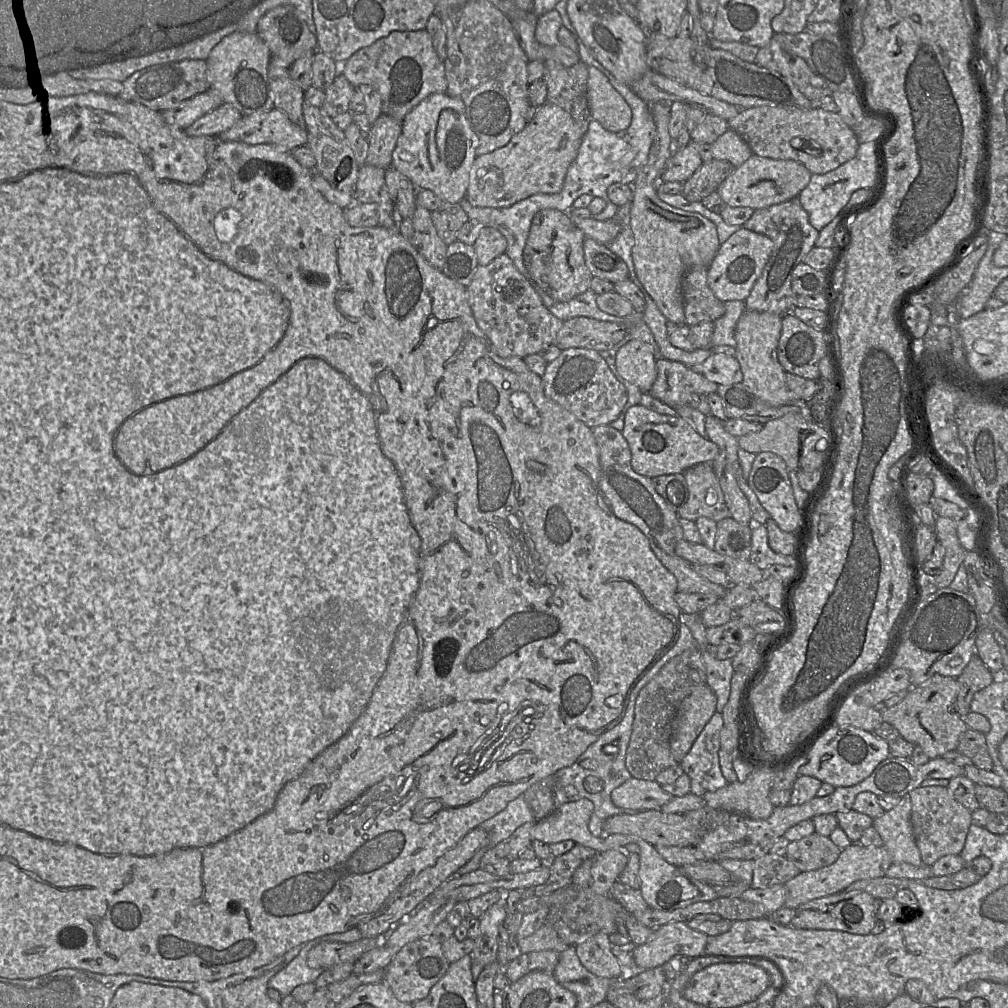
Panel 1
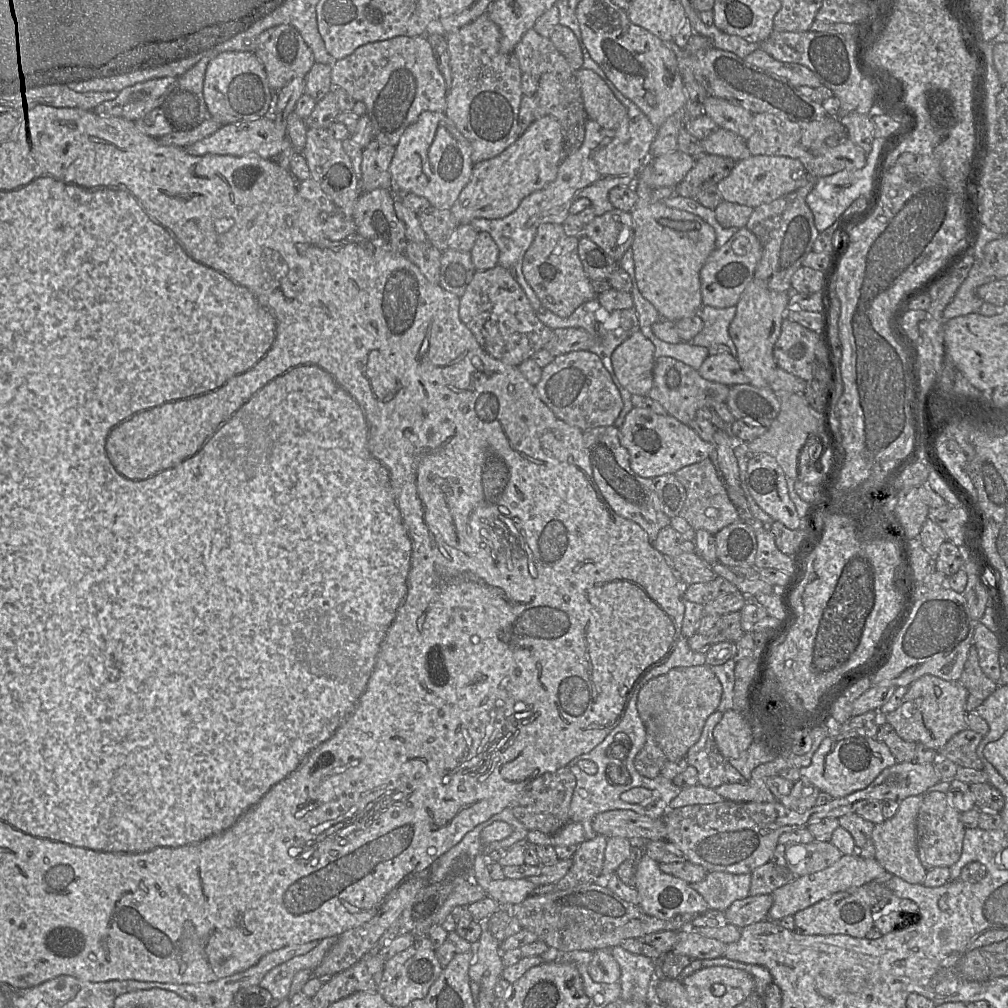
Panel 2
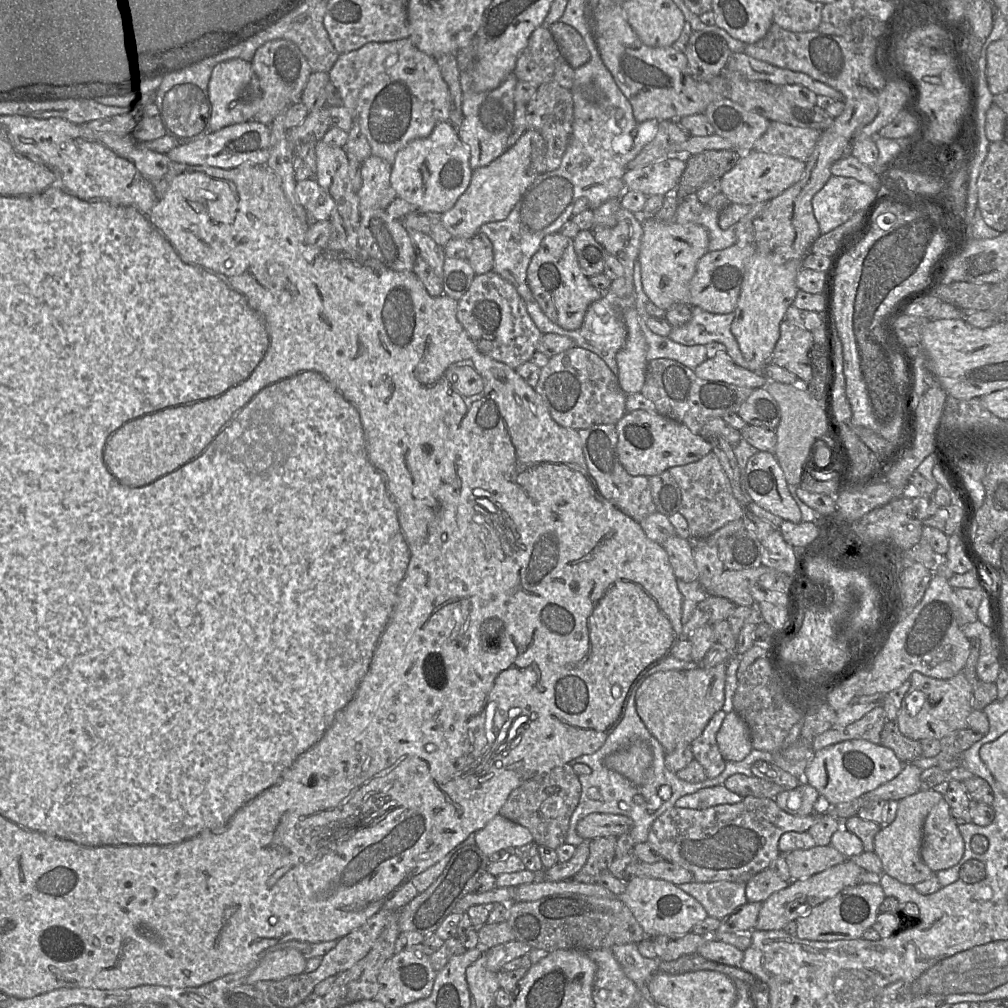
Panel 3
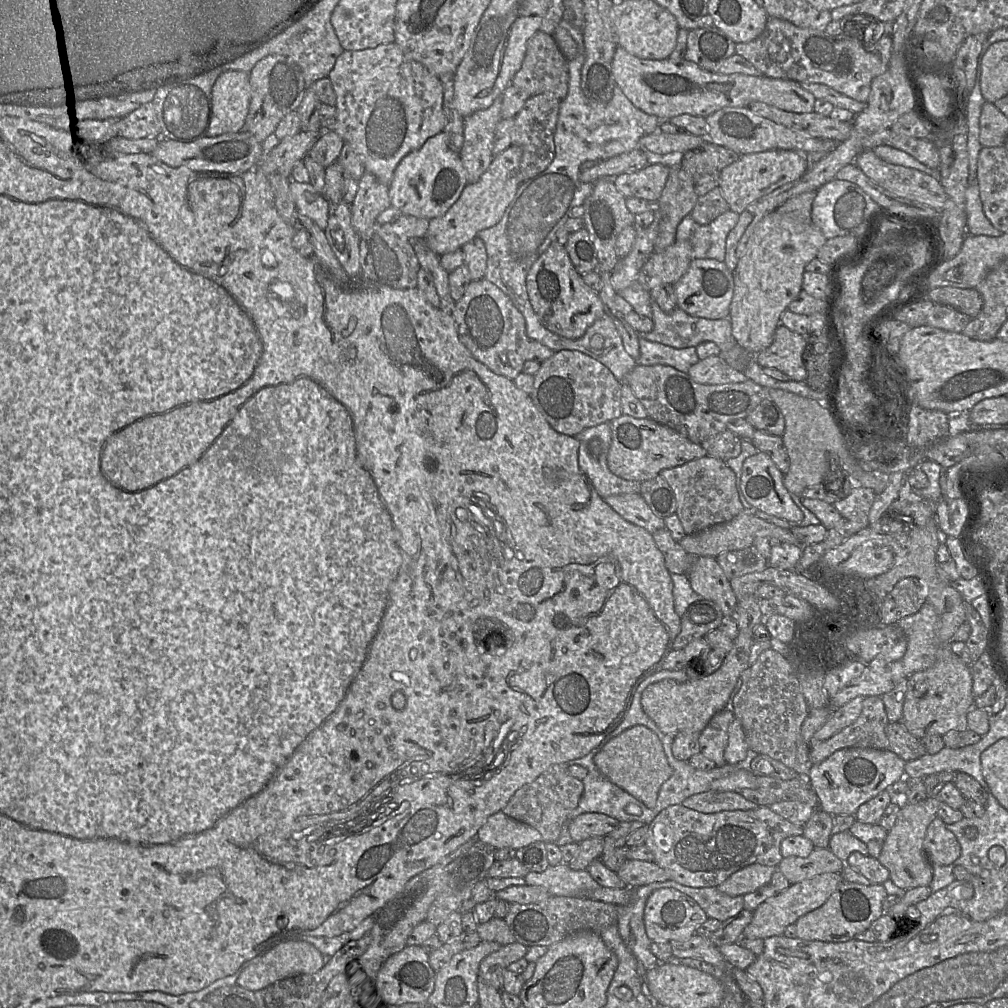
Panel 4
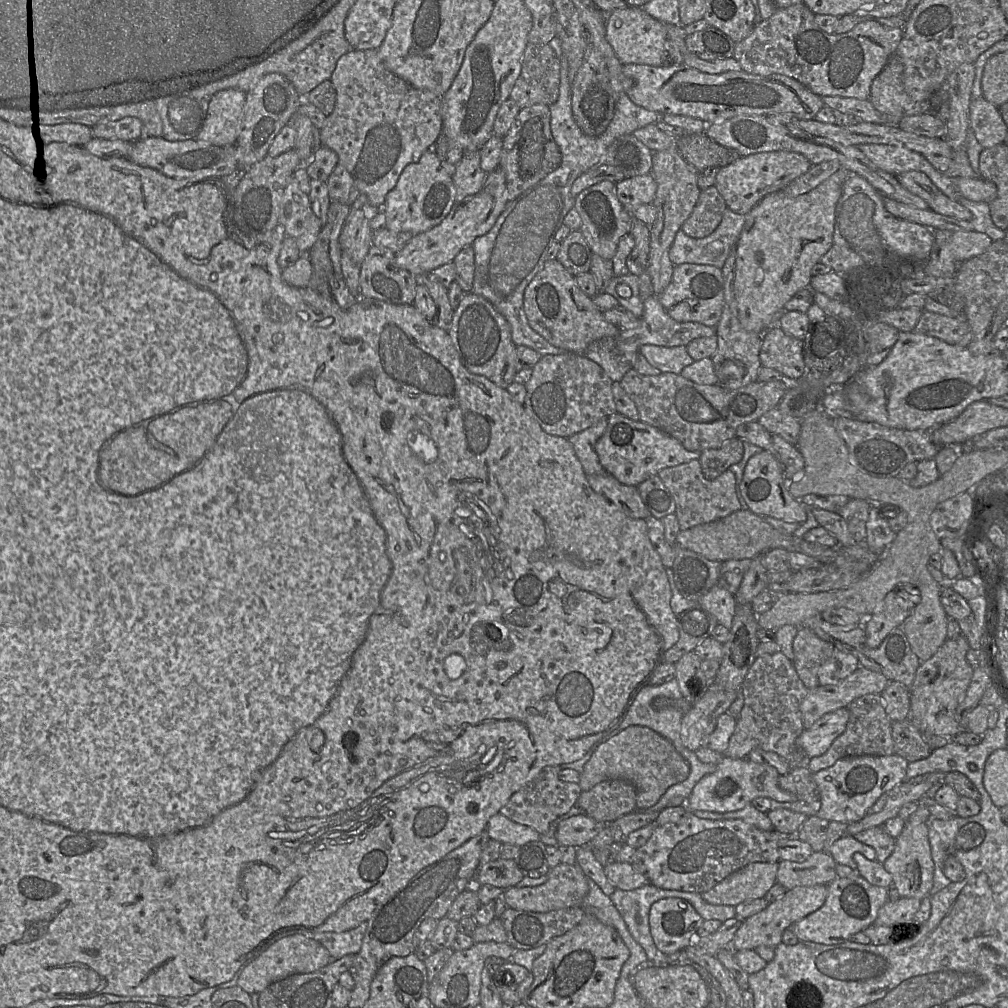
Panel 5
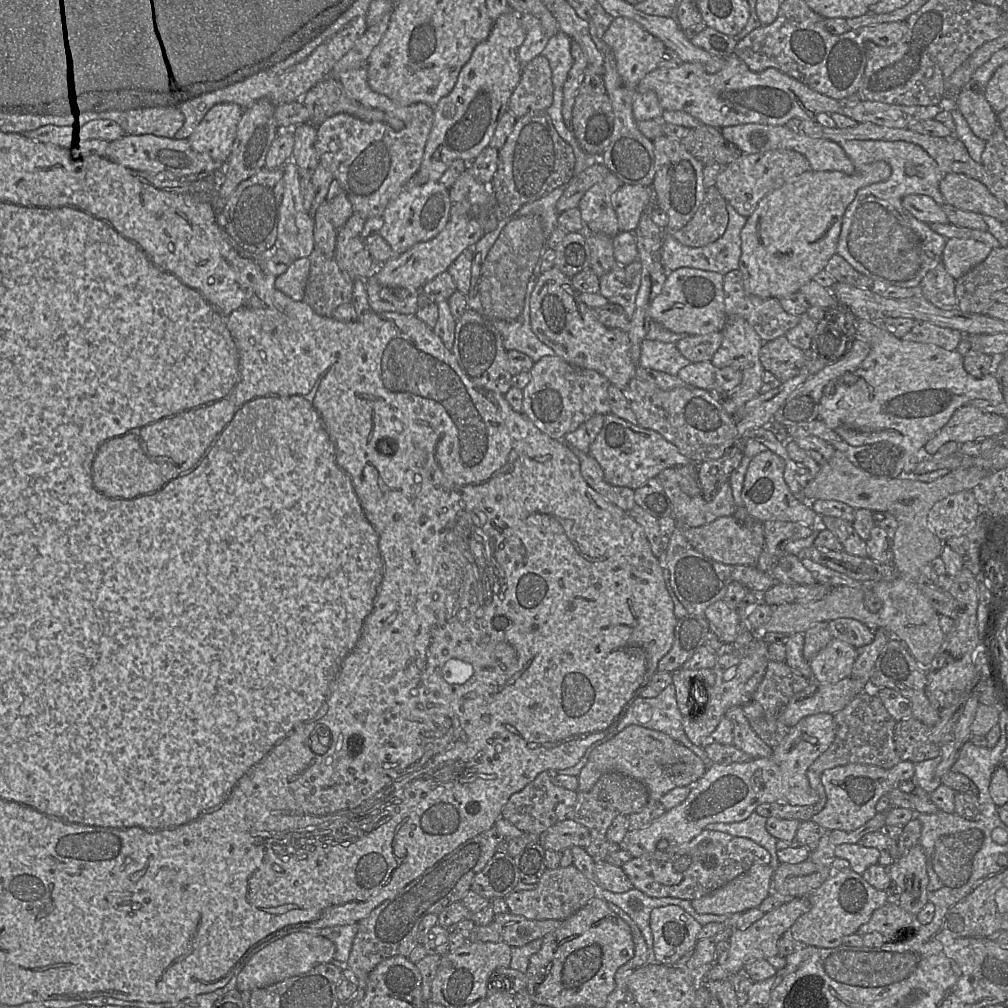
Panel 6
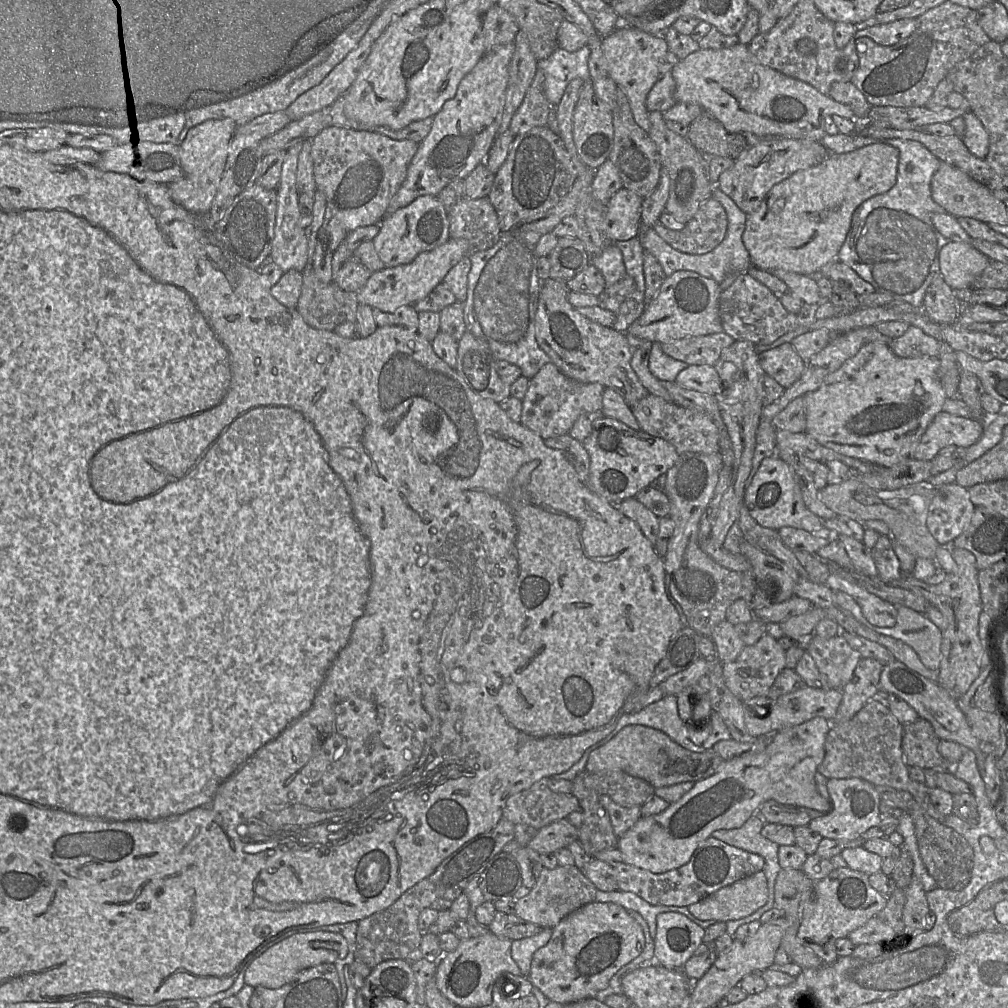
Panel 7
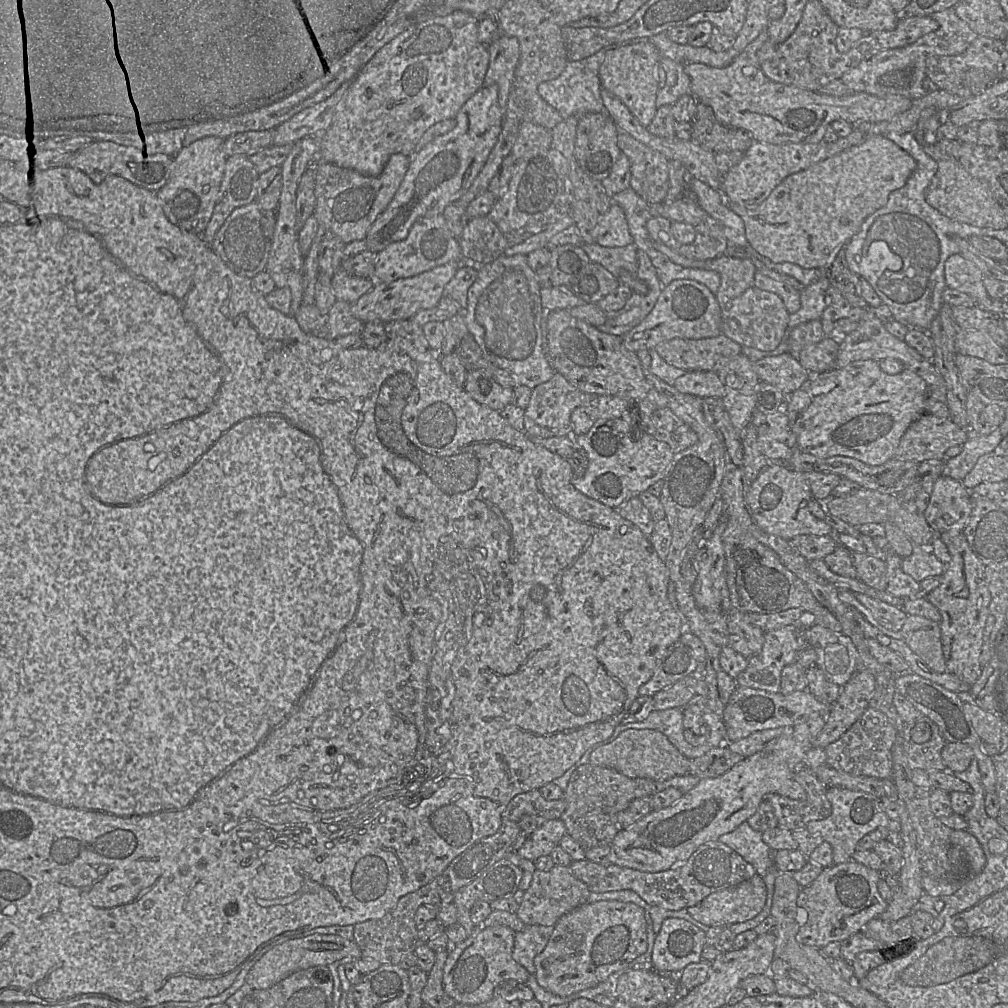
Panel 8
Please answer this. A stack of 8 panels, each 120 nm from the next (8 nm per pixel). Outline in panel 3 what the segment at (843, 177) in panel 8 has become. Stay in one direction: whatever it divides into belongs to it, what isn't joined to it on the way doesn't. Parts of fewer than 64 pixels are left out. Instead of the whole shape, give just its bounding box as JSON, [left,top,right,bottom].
[731,251,802,375]

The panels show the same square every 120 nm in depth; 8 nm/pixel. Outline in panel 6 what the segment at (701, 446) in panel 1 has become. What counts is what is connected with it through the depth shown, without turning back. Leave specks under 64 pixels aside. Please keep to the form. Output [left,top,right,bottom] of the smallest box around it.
[588,414,691,490]

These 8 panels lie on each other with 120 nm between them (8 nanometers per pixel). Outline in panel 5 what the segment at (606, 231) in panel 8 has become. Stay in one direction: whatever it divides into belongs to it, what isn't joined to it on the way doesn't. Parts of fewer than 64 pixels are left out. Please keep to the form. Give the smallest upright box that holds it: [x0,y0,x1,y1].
[615,173,657,214]

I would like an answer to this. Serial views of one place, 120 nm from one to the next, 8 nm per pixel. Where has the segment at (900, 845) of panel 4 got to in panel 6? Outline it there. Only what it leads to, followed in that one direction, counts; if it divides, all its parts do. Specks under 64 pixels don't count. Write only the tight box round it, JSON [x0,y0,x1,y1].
[887,846,928,916]

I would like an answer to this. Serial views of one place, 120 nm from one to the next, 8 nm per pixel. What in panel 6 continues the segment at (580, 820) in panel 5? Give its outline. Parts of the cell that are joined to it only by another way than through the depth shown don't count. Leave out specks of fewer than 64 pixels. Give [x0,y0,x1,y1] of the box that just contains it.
[539,819,591,852]

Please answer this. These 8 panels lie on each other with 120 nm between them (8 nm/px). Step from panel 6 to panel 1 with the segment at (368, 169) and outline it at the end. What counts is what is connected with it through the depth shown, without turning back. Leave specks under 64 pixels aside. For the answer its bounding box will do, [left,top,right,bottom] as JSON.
[339,29,447,121]

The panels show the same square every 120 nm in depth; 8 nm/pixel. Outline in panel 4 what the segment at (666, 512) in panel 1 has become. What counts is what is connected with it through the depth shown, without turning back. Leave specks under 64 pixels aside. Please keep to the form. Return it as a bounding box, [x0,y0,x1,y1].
[575,423,640,499]

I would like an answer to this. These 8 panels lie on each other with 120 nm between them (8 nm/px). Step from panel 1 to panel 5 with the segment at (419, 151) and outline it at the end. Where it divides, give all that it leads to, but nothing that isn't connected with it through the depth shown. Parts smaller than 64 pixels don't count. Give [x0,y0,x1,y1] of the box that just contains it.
[382,150,456,236]

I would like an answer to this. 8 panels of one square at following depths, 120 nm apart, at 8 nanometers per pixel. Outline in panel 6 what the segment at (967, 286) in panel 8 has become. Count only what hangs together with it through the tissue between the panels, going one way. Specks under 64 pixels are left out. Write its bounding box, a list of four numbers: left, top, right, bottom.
[942,238,991,280]

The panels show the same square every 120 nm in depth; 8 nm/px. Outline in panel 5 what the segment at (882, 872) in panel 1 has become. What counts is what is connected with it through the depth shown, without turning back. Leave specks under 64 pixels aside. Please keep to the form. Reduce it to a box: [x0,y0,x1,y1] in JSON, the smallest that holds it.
[731,884,827,951]

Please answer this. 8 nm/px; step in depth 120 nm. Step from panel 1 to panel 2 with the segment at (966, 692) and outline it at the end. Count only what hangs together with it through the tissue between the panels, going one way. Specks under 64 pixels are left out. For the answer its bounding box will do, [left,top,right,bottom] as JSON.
[959,644,998,713]

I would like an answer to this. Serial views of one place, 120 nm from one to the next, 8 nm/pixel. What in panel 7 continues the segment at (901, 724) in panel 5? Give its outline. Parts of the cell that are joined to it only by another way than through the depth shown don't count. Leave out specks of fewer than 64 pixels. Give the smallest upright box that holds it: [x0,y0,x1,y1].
[902,718,957,774]

